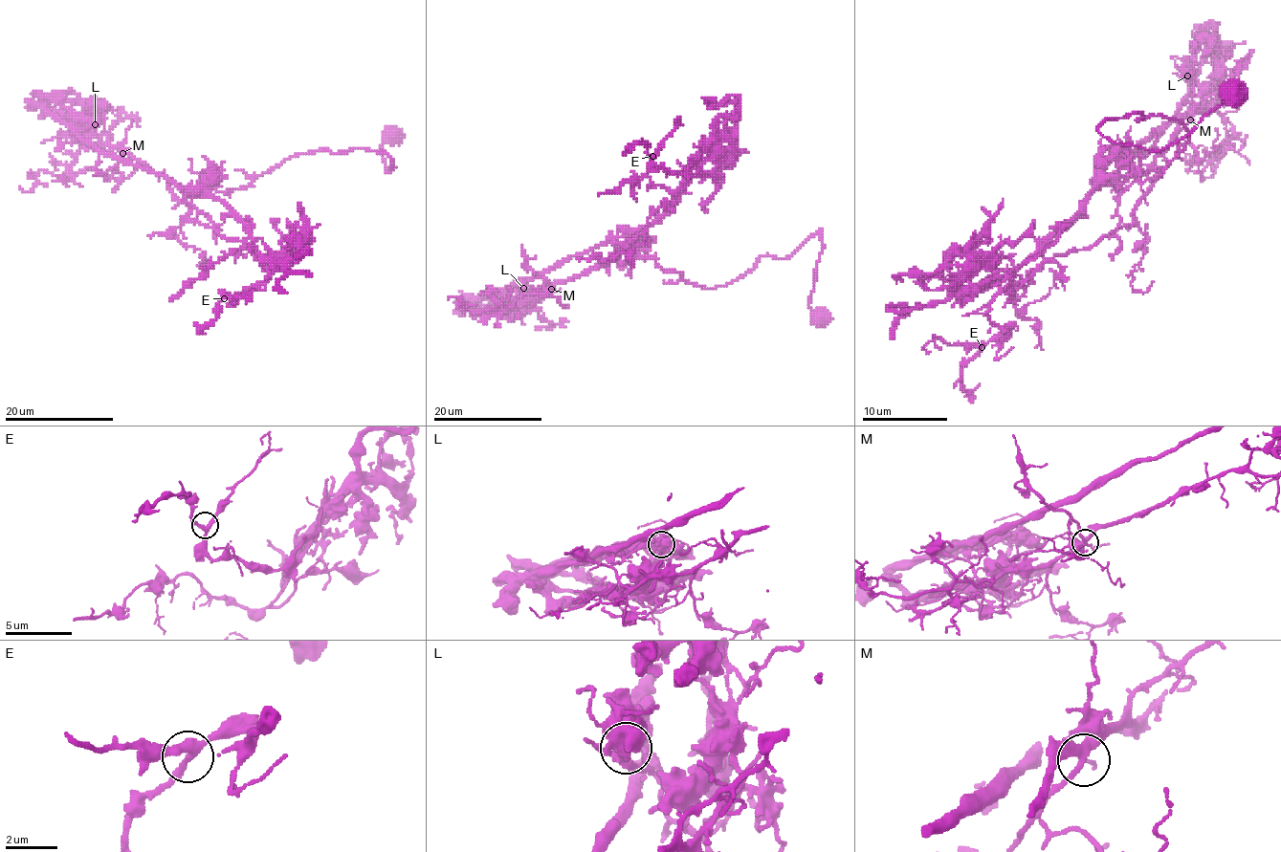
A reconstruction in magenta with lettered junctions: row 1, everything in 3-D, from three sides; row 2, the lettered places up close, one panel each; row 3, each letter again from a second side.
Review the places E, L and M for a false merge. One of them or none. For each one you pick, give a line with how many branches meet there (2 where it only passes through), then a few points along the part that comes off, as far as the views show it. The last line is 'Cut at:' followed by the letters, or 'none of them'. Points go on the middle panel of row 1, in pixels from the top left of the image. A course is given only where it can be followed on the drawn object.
L: Branches: 3. Course of the part to remove: (524, 288), (505, 300), (651, 256), (693, 284), (723, 287), (821, 230), (809, 306), (828, 320)
Cut at: L

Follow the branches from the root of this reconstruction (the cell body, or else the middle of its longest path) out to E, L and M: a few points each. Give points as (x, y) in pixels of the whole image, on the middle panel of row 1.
E: (821, 316), (809, 306), (821, 230), (714, 288), (631, 252), (697, 160), (673, 173), (652, 156)
L: (821, 316), (809, 306), (821, 230), (714, 288), (652, 256), (606, 260), (510, 306), (524, 288)
M: (821, 316), (809, 306), (821, 230), (785, 258), (762, 255), (714, 288), (641, 256), (606, 260), (551, 289)

